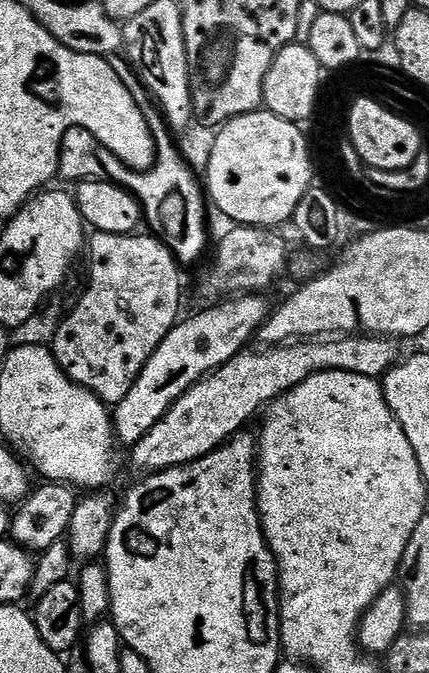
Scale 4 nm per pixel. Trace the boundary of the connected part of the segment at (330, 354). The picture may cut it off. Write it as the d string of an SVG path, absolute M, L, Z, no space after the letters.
M348 334L343 338L332 338L327 342L293 342L287 346L272 346L267 350L260 350L264 352L252 352L253 350L245 350L240 352L234 359L230 362L226 362L220 369L216 372L211 372L208 376L204 377L196 383L195 386L182 398L174 404L167 414L162 417L158 423L154 426L154 430L150 430L150 434L146 434L140 439L137 444L131 445L130 452L132 452L132 464L134 467L140 471L140 474L155 474L157 472L165 472L167 468L177 468L183 464L193 464L196 460L200 460L204 456L208 456L214 451L214 449L220 447L221 444L227 444L233 436L237 435L241 431L240 428L260 407L263 409L265 406L271 405L279 396L283 396L285 392L288 392L294 386L298 386L306 378L310 378L315 372L331 372L332 370L342 370L343 372L353 372L354 374L362 374L363 376L375 376L377 378L383 377L384 373L388 371L389 368L393 367L397 363L398 357L396 357L396 348L391 339L381 338L378 336L365 336L363 334Z

